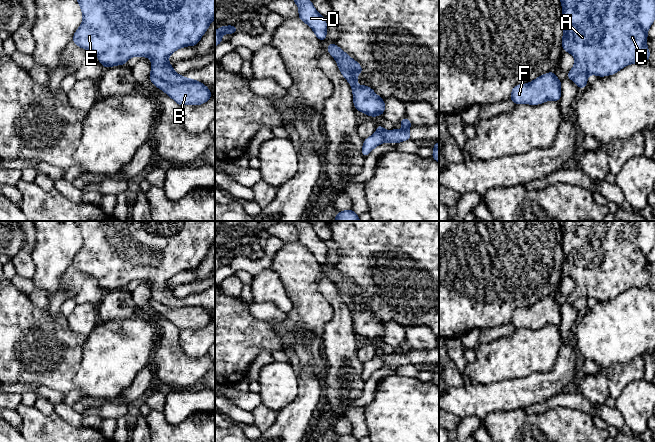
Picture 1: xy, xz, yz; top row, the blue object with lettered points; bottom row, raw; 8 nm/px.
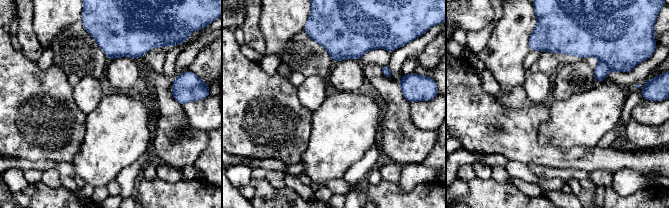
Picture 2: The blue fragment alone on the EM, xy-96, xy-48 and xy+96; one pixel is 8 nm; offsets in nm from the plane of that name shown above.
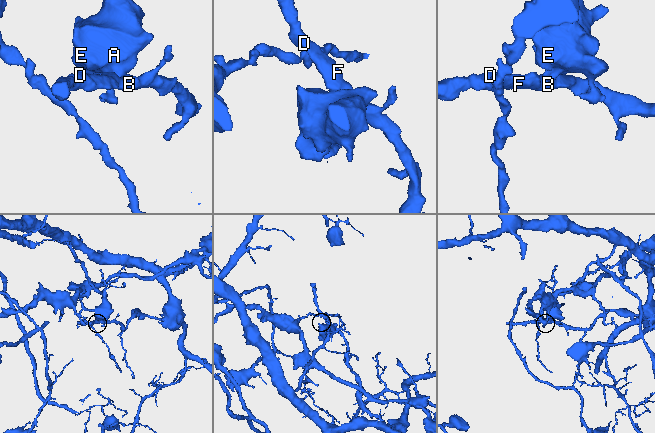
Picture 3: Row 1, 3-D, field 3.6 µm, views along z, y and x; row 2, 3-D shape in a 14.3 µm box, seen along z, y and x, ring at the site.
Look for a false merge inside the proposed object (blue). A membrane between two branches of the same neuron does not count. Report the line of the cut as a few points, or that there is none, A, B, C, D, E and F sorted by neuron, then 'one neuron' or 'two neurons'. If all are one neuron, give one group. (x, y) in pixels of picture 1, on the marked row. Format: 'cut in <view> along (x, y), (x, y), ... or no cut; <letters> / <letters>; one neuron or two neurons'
cut in xy along (151, 73), (172, 83), (196, 81); A C E / B D F; two neurons

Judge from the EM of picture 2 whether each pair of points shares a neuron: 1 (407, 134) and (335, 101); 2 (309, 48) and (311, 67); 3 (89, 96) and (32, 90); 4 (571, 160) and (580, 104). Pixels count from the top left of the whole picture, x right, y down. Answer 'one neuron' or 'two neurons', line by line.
1: two neurons
2: one neuron
3: two neurons
4: two neurons

